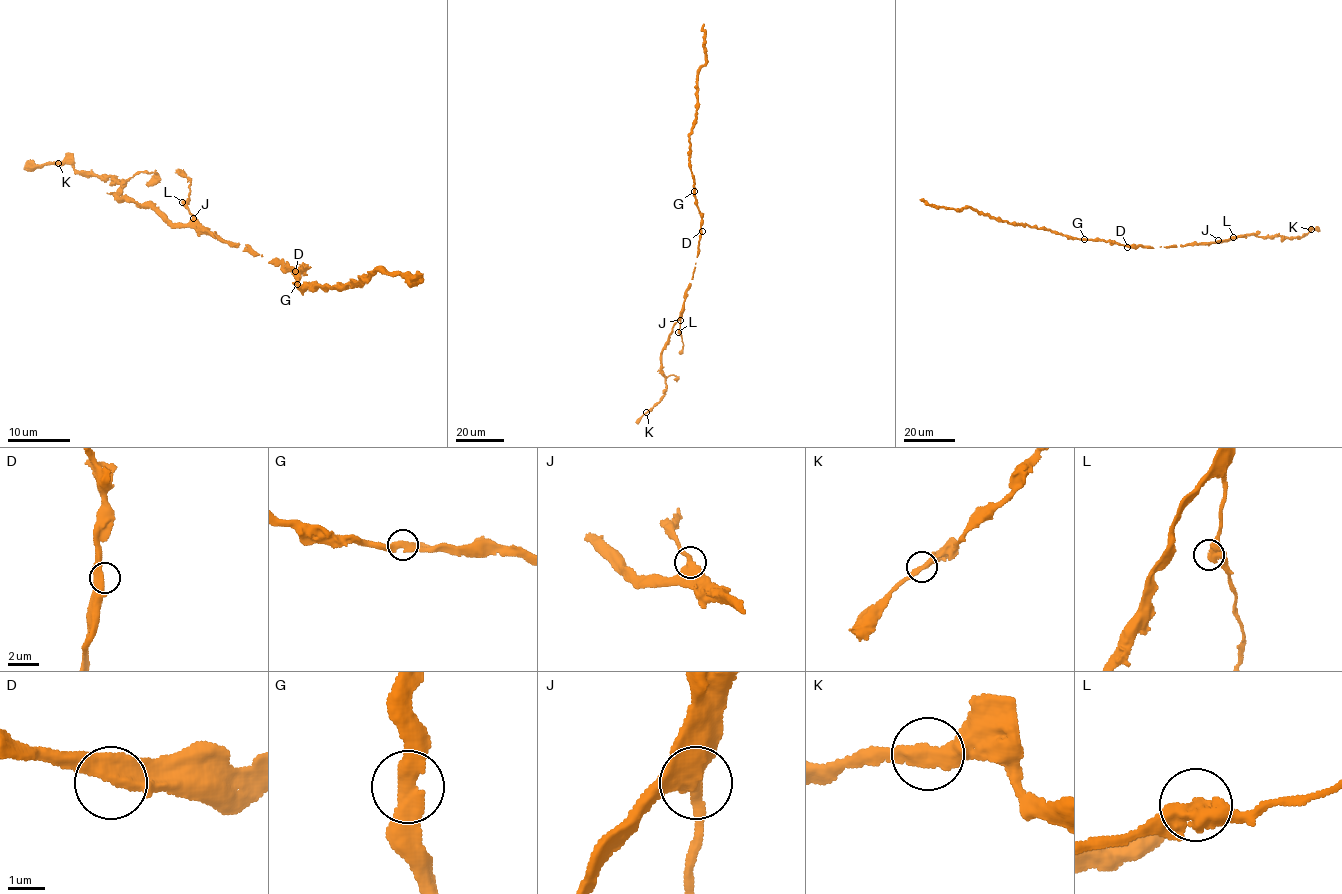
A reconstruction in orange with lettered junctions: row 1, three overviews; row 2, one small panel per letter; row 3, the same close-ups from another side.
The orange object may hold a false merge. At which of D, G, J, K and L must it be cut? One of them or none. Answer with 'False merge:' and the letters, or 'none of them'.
False merge: none of them

